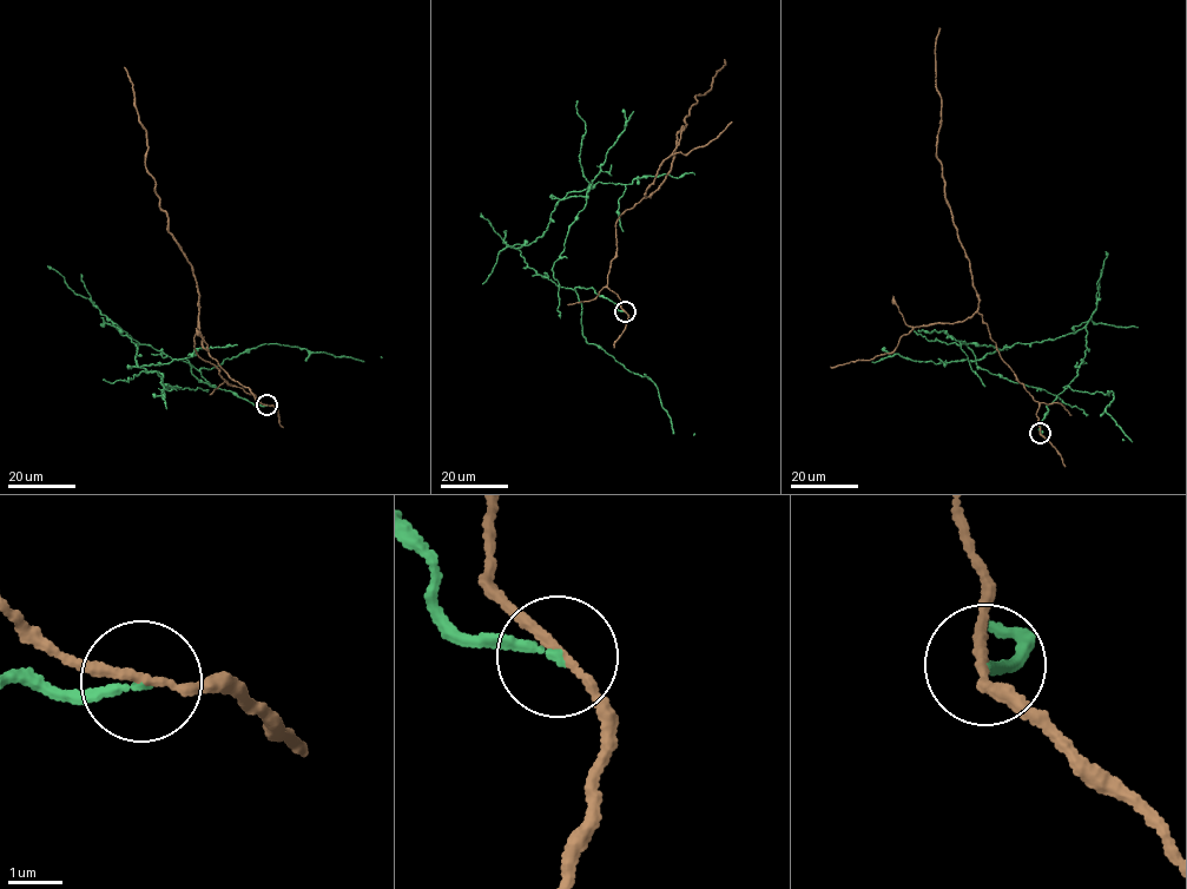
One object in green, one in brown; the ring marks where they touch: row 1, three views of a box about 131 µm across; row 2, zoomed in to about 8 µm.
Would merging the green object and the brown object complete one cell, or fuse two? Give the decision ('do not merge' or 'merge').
do not merge

